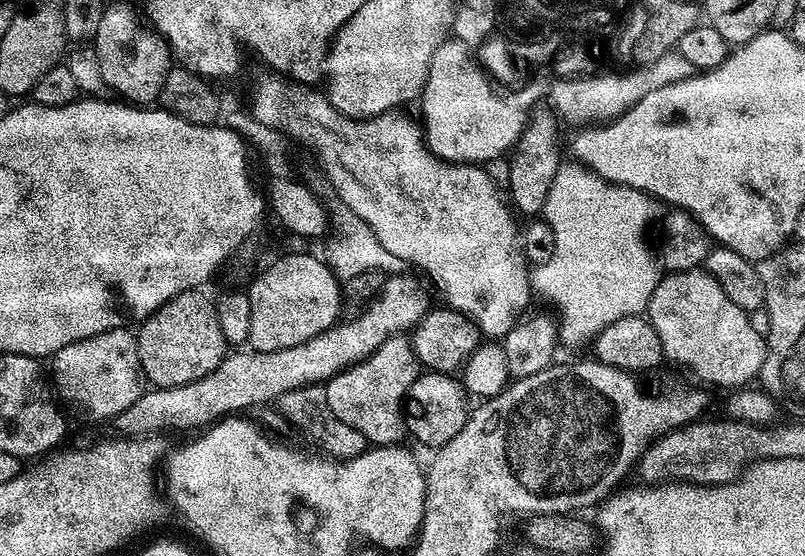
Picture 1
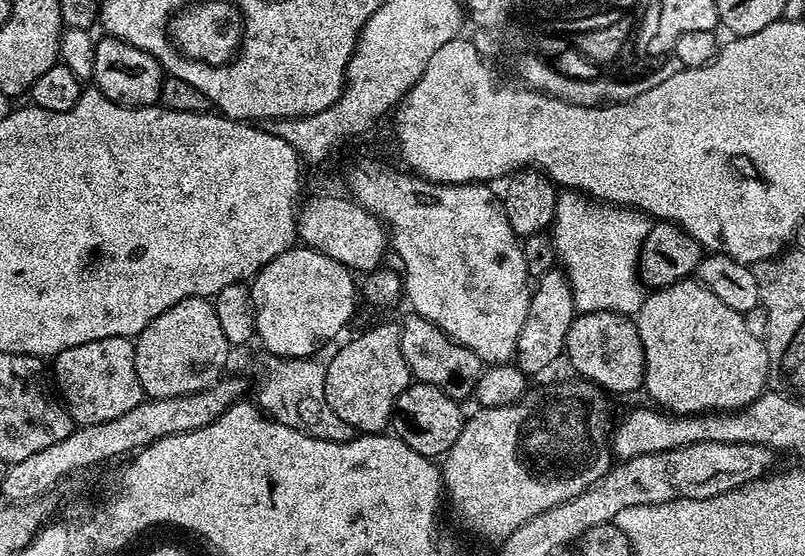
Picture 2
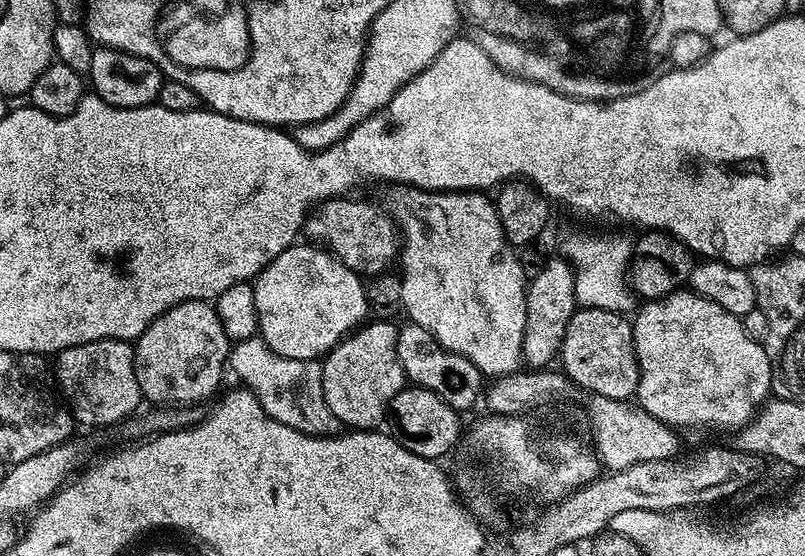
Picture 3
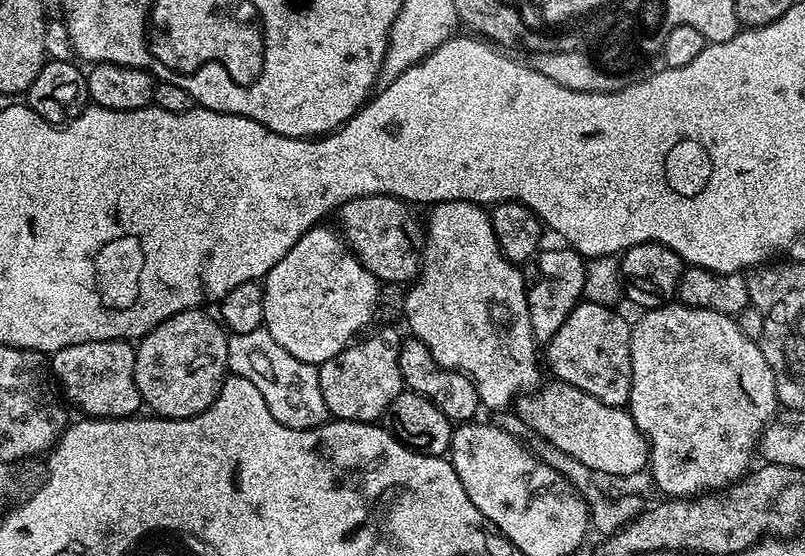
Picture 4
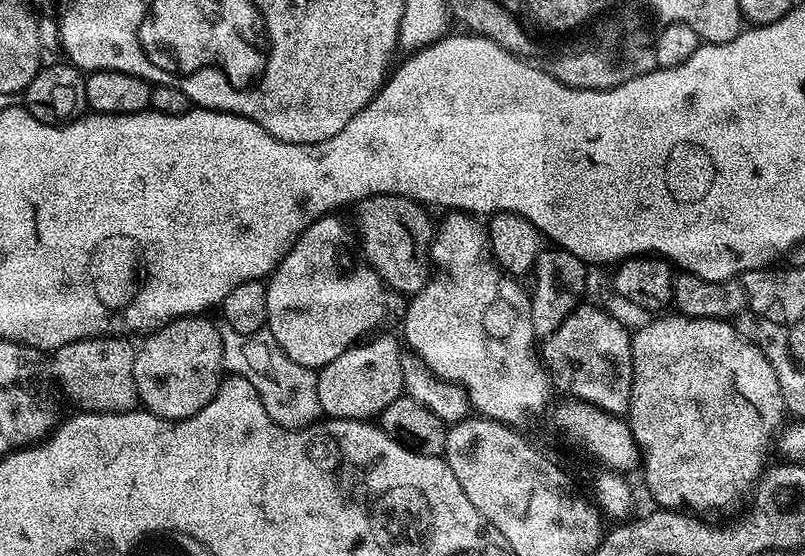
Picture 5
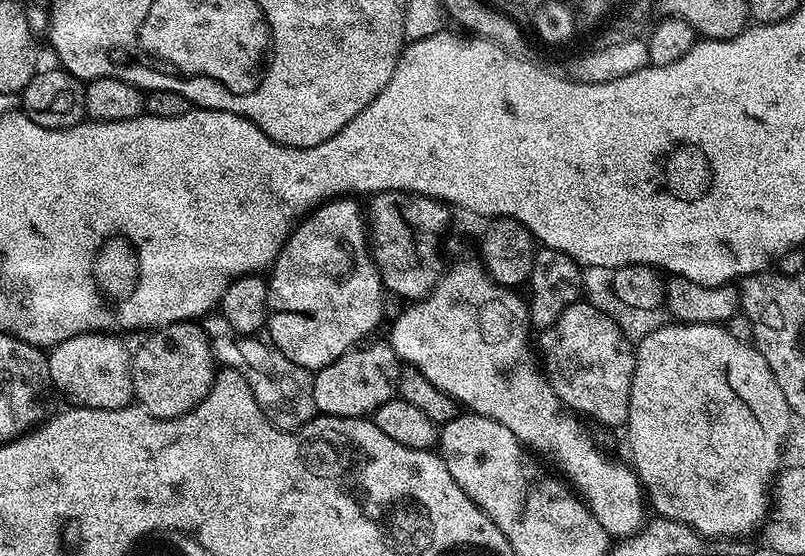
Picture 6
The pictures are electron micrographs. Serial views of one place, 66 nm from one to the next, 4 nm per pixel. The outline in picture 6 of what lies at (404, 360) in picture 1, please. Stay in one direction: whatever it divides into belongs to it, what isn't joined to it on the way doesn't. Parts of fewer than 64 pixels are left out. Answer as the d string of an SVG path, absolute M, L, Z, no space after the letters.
M391 343L372 344L369 348L357 346L351 352L343 352L334 362L319 369L313 375L313 394L316 412L325 416L359 416L371 417L372 413L382 406L382 402L393 399L397 395L402 371L402 361L393 350Z

